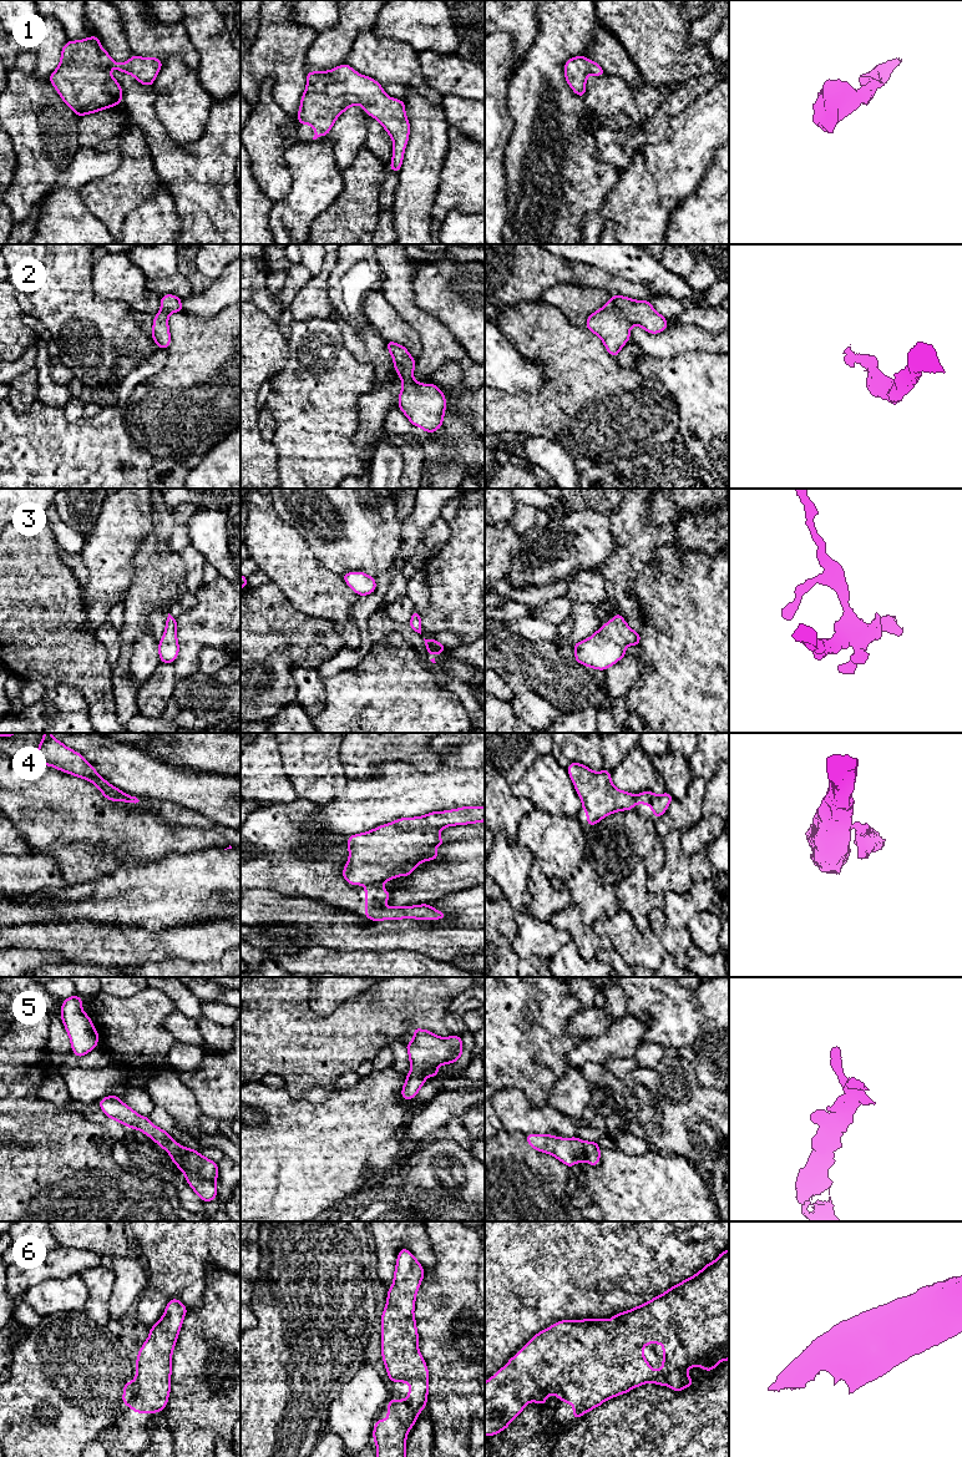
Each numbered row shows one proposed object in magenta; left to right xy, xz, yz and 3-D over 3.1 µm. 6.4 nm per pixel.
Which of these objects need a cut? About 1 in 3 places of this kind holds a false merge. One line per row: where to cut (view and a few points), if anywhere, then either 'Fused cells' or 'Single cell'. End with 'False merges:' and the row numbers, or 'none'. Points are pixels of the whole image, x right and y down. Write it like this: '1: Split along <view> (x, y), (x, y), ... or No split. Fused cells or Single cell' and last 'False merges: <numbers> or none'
1: No split. Single cell
2: No split. Single cell
3: No split. Single cell
4: Split along xz (380, 881), (365, 886). Fused cells
5: No split. Single cell
6: No split. Single cell
False merges: 4

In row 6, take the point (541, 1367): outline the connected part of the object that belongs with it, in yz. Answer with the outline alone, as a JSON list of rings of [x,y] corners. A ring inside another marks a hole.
[[[729,1249],[699,1273],[649,1302],[613,1315],[609,1322],[607,1319],[562,1320],[531,1337],[517,1355],[485,1382],[485,1435],[492,1437],[500,1433],[528,1402],[545,1405],[550,1393],[573,1405],[576,1421],[604,1401],[647,1382],[669,1386],[679,1392],[693,1385],[693,1378],[687,1375],[688,1369],[700,1366],[704,1371],[713,1371],[719,1362],[729,1360]],[[647,1344],[663,1345],[663,1364],[659,1371],[654,1371],[643,1355]]]

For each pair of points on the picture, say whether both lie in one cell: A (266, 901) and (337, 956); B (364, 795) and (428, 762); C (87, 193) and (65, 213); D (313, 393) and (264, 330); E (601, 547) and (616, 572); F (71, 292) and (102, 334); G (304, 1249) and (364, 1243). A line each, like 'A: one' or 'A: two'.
A: two
B: two
C: two
D: two
E: two
F: one
G: one

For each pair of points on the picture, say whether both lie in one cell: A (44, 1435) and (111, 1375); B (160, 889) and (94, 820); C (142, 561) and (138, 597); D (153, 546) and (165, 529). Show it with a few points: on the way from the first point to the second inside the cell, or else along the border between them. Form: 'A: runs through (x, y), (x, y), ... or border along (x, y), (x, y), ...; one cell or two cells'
A: runs through (60, 1422), (95, 1387); one cell
B: border along (163, 855), (153, 860), (126, 863), (109, 875); two cells
C: runs through (143, 570), (143, 588); one cell
D: runs through (153, 542), (161, 532); one cell

